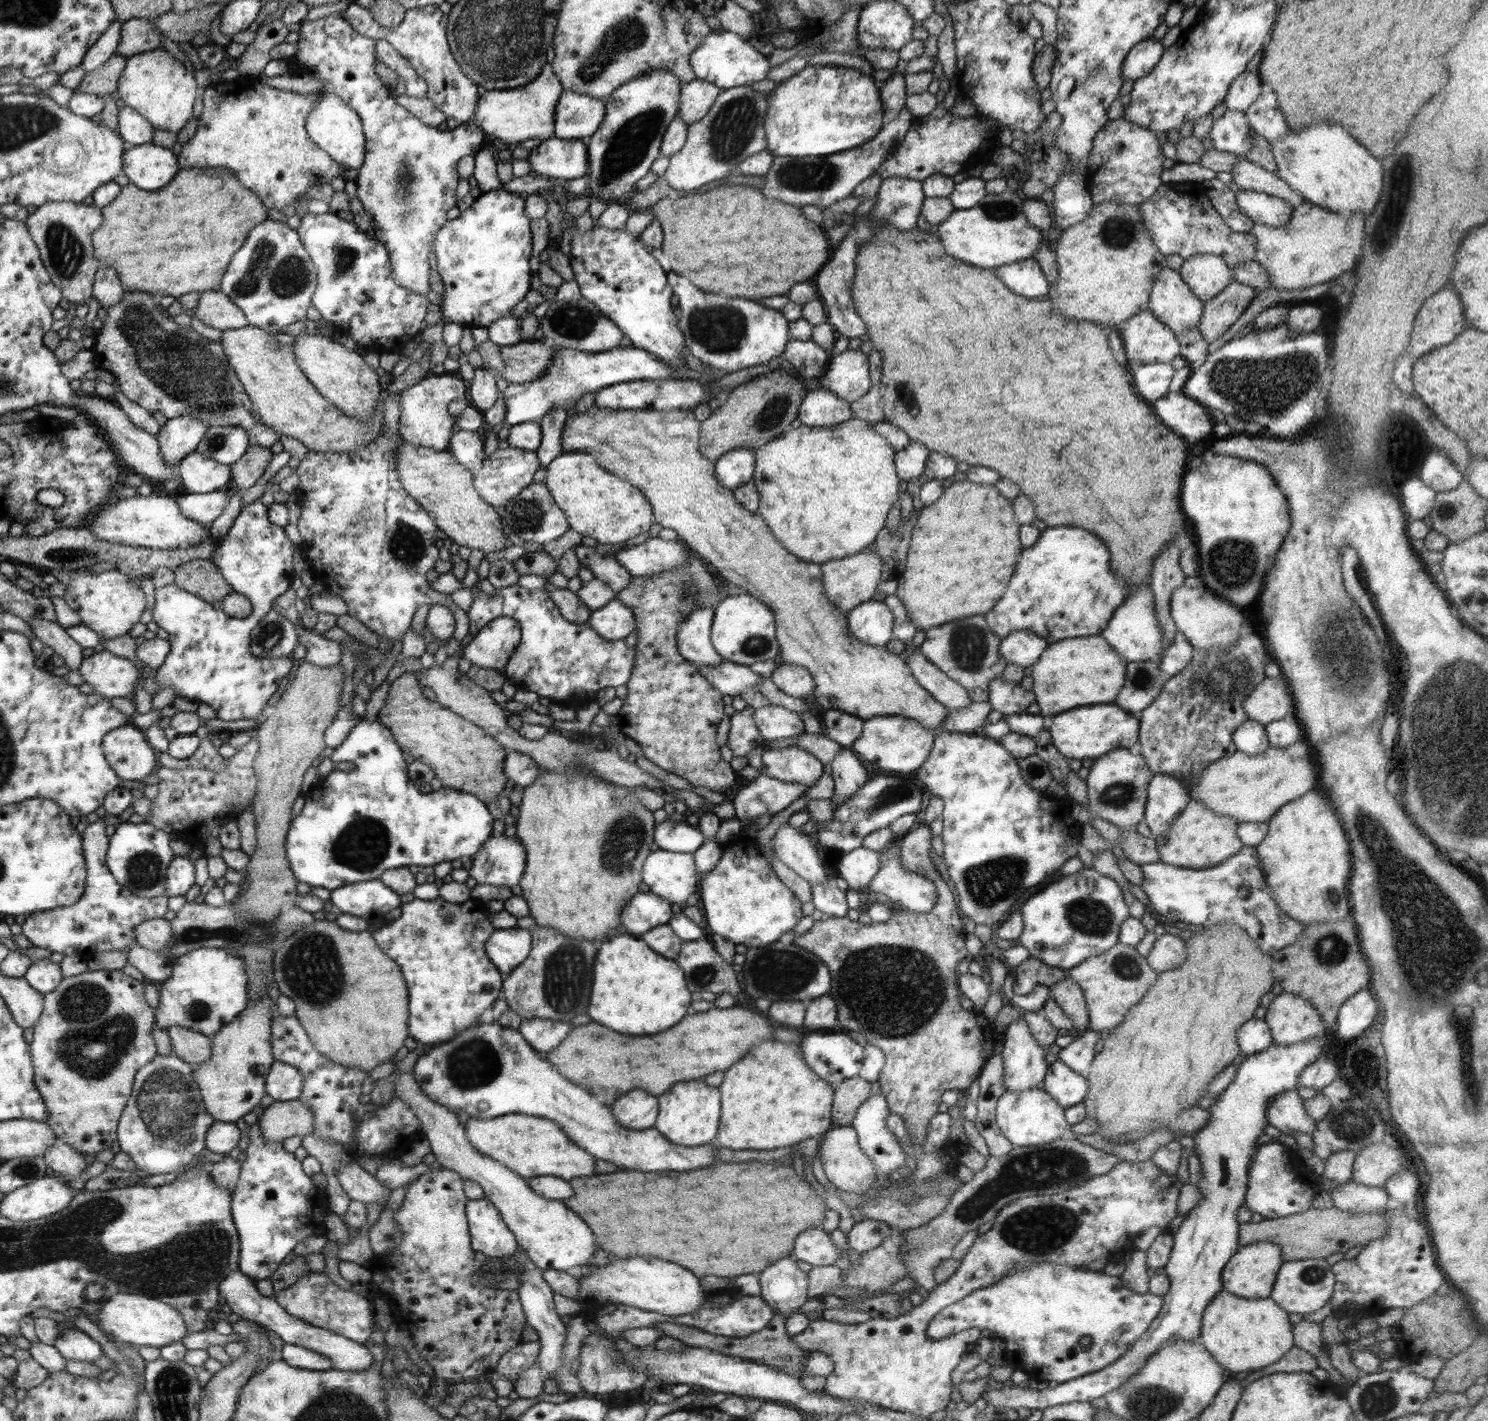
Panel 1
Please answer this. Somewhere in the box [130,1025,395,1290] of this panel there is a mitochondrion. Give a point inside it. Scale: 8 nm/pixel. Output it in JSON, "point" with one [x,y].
{"point":[168,1105]}

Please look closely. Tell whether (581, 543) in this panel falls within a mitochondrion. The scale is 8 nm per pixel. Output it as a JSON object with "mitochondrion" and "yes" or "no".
{"mitochondrion":"no"}

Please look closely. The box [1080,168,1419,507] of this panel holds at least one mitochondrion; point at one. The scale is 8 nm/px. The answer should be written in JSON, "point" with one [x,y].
{"point":[1259,387]}

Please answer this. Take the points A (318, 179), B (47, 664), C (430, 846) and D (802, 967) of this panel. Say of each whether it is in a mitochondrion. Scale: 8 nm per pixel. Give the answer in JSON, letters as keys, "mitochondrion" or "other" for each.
{"A":"other","B":"other","C":"other","D":"mitochondrion"}

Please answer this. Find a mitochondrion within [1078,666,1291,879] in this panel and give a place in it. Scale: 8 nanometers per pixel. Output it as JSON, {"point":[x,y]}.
{"point":[1117,794]}

